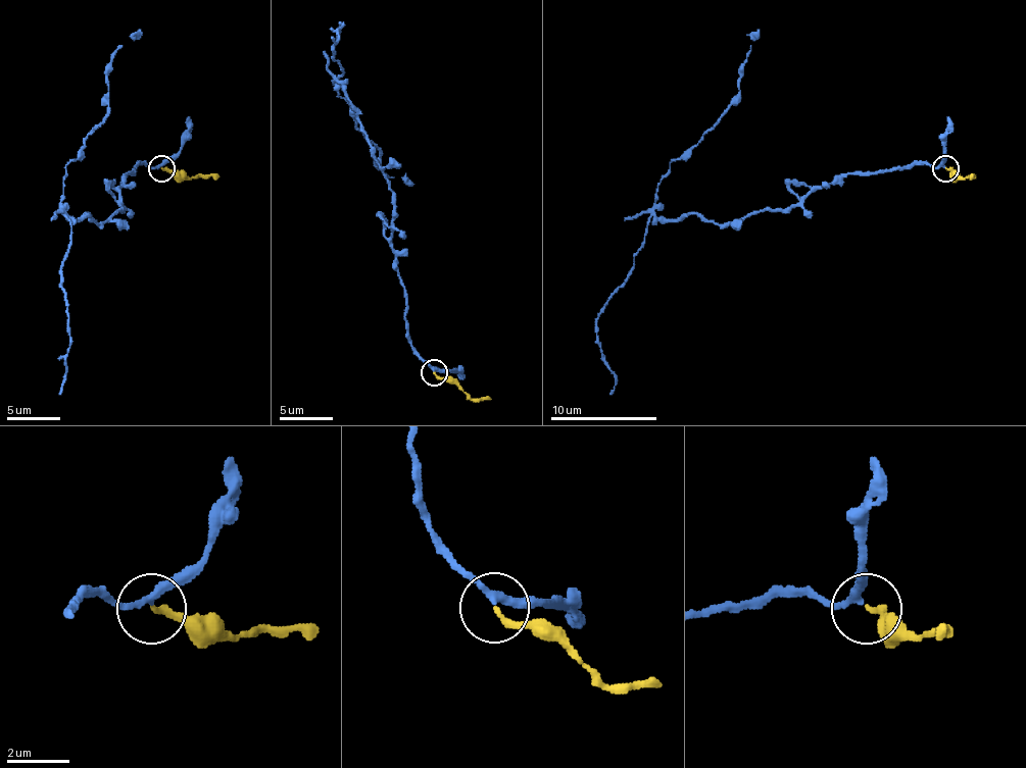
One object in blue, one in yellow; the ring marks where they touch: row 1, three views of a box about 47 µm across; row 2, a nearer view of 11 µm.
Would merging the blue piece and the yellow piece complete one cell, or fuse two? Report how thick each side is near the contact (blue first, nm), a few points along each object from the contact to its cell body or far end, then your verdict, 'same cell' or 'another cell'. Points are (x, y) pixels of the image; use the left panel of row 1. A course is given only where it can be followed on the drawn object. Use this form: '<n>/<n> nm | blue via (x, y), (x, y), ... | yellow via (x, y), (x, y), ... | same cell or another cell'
240/200 nm | blue via (160, 168), (129, 173), (120, 210), (107, 221), (65, 210), (65, 168), (107, 112), (107, 64), (142, 33) | yellow via (160, 168), (182, 170), (193, 178), (220, 175) | same cell

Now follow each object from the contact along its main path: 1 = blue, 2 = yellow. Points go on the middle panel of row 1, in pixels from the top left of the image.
1: (433, 371), (408, 340), (390, 184), (335, 83), (380, 151), (380, 167), (414, 184)
2: (433, 371), (454, 382), (473, 398), (491, 398)

